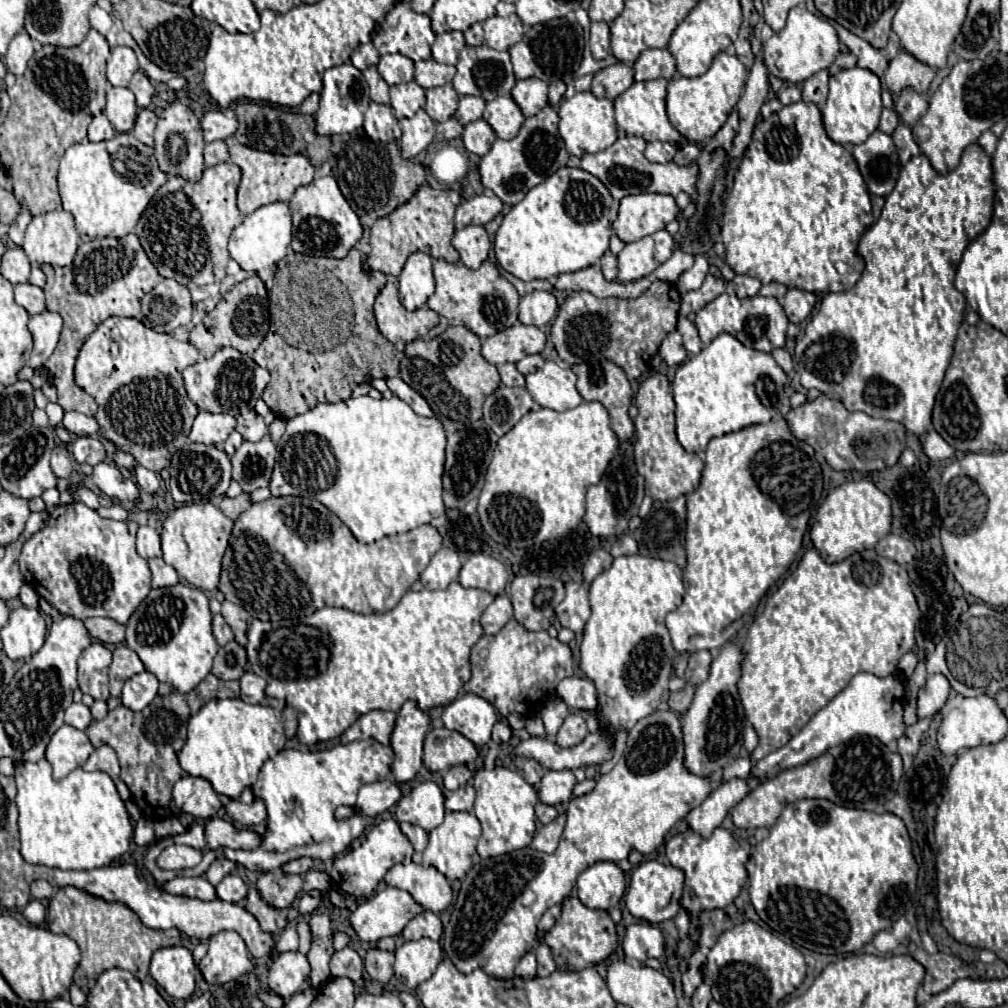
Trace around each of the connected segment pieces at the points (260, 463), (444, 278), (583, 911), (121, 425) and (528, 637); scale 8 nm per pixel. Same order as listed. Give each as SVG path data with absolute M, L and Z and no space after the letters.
M267 434L259 442L243 442L231 458L233 480L237 480L245 492L269 486L271 470L275 466L275 454L277 448Z
M433 260L433 276L437 288L427 304L439 316L467 326L477 336L493 336L517 322L519 294L489 260L485 260L477 270L467 268L463 262L449 264L445 260Z
M565 898L561 904L561 918L547 932L545 944L553 950L555 962L561 970L583 970L605 960L617 944L617 930L605 910L589 910L579 898Z
M111 316L101 322L97 330L85 340L75 364L75 382L99 404L95 418L103 436L121 450L133 454L141 466L159 472L169 466L171 456L185 444L191 424L197 416L197 406L187 398L181 378L181 372L197 362L197 358L199 352L189 342L179 342L169 334L157 334L135 318Z
M509 620L501 632L493 636L483 636L471 650L471 680L463 686L467 694L477 694L491 702L501 716L509 716L511 712L527 714L529 708L537 702L545 702L555 692L555 686L567 678L573 676L573 658L571 658L571 648L557 638L551 638L545 630L541 632L529 632L523 626L519 626L515 620Z

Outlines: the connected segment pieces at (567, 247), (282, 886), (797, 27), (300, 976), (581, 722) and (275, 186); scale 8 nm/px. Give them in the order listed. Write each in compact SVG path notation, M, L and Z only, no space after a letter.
M559 168L503 216L493 242L497 264L519 280L537 280L599 262L613 234L611 206L613 198L599 178L581 168Z
M273 872L261 874L257 884L255 884L263 902L273 906L273 908L289 908L295 902L301 886L303 886L301 876L297 876L297 874L277 876Z
M795 6L789 12L785 28L775 32L763 44L763 56L765 56L767 70L775 78L781 78L781 80L793 82L793 84L805 82L815 72L831 66L837 52L839 52L839 38L837 38L835 28L827 20L807 12L807 8L801 8L801 6Z
M293 950L283 952L273 960L267 980L269 988L287 1000L291 994L301 990L307 976L309 976L307 956L301 954L299 950Z
M569 714L563 722L563 726L559 728L557 732L557 744L561 748L569 748L569 746L575 746L579 744L585 736L587 736L587 724L585 724L585 718L581 714Z
M235 144L229 148L229 158L233 164L241 168L241 184L237 190L237 208L243 214L251 214L257 208L271 204L271 202L289 202L293 192L313 182L313 166L311 162L301 154L271 154L271 152L259 152L241 144Z

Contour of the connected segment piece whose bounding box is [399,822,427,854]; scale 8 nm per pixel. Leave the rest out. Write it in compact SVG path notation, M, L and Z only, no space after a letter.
M401 822L401 832L411 840L411 844L415 846L415 852L421 854L427 846L427 832L415 824L409 824L409 822Z

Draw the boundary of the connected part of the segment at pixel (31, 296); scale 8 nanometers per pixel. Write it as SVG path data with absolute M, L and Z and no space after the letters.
M17 284L15 302L23 306L29 314L41 314L45 310L45 294L41 288L33 284Z

